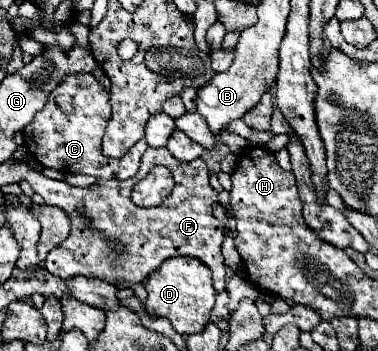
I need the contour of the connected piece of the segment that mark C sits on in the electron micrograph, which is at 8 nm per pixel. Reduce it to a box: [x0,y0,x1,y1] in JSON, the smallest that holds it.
[22,74,148,178]

